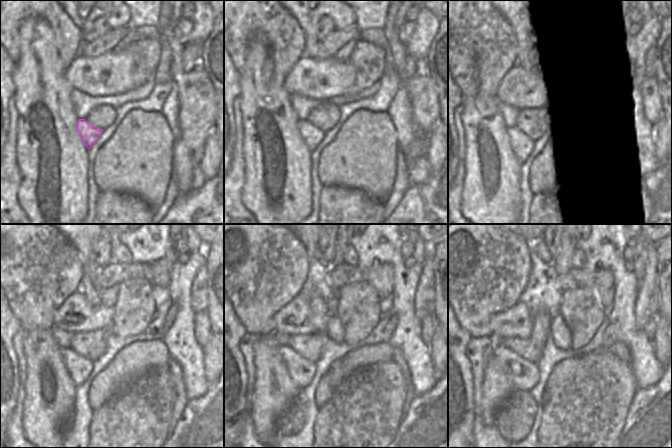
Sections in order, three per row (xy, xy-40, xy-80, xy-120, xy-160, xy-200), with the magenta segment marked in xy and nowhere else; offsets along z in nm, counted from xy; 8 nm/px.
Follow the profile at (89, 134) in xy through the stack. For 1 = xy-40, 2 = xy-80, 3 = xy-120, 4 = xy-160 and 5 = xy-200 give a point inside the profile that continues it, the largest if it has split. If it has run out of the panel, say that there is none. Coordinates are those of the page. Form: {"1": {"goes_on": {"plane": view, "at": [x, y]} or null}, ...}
{"1": {"goes_on": {"plane": "xy-40", "at": [313, 136]}}, "2": {"goes_on": {"plane": "xy-80", "at": [523, 144]}}, "3": {"goes_on": {"plane": "xy-120", "at": [79, 368]}}, "4": {"goes_on": {"plane": "xy-160", "at": [302, 371]}}, "5": {"goes_on": {"plane": "xy-200", "at": [524, 375]}}}

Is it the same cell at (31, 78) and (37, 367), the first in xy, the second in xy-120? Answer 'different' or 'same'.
same

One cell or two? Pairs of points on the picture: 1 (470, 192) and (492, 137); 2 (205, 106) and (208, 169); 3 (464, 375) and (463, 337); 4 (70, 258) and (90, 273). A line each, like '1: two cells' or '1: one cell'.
1: one cell
2: two cells
3: one cell
4: two cells

